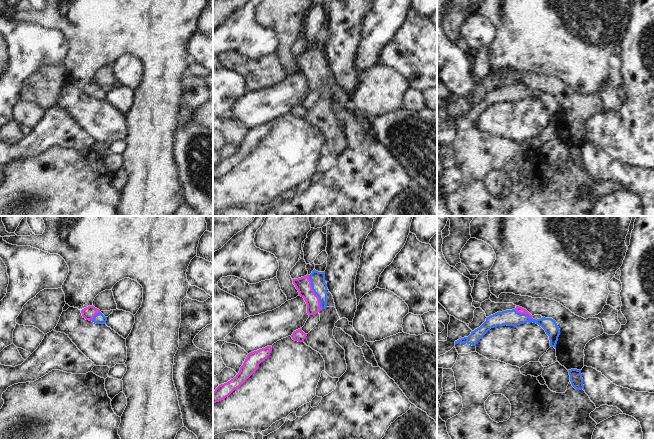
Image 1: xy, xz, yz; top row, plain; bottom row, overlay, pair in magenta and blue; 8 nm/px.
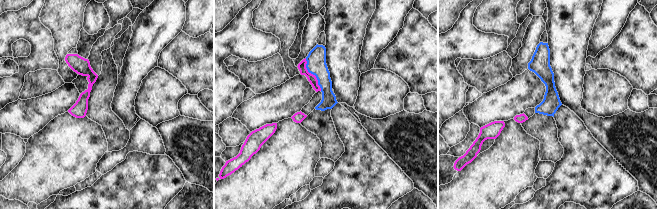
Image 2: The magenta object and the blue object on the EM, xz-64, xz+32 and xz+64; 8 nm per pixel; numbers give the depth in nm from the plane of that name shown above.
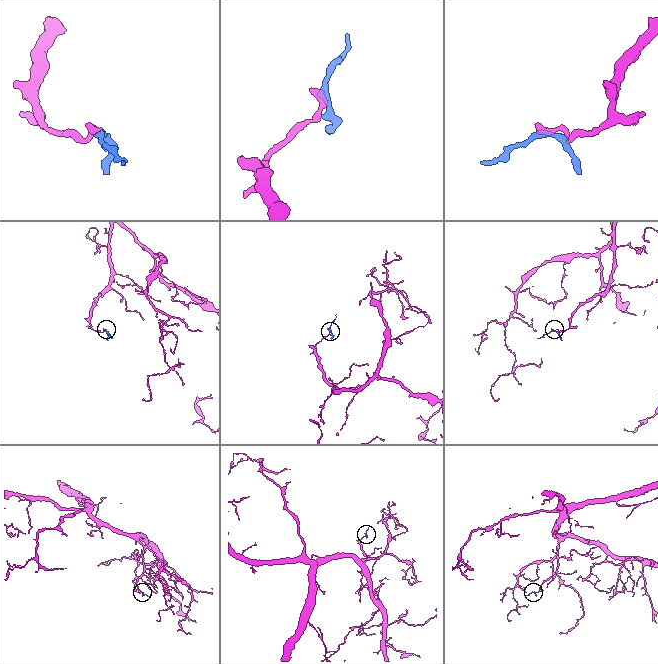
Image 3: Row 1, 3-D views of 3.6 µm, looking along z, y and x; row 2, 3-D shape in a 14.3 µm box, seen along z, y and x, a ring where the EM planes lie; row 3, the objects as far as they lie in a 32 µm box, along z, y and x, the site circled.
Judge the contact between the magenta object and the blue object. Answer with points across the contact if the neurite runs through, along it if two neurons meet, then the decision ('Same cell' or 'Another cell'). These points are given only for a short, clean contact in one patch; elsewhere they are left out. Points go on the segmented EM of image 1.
Path across: xz (303, 285), (313, 292), (319, 287). Same cell

